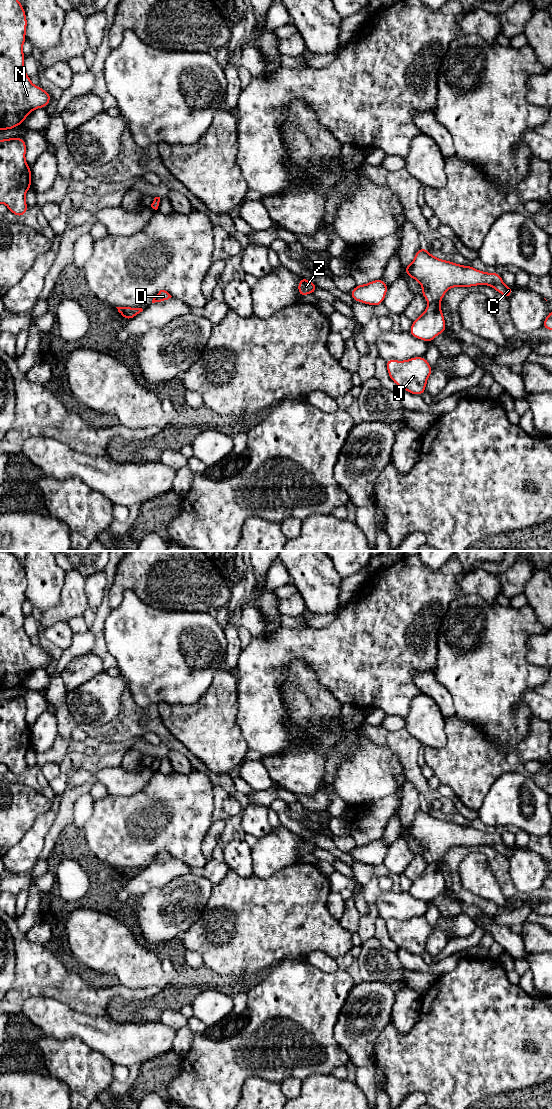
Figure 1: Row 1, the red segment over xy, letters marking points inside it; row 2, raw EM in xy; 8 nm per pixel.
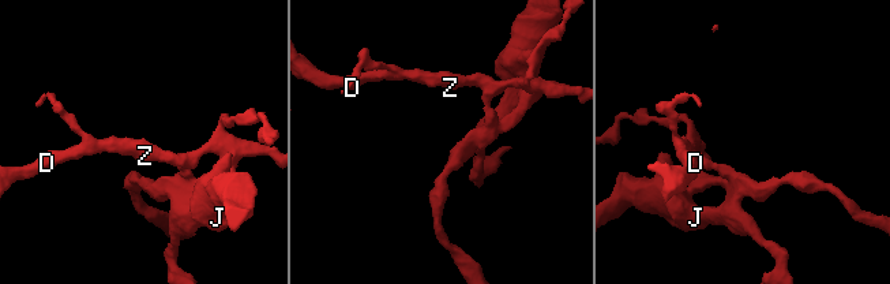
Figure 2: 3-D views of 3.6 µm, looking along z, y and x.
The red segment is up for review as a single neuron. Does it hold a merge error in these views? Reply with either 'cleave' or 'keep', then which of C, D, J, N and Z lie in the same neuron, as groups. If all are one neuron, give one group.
cleave; groups C D Z / J N

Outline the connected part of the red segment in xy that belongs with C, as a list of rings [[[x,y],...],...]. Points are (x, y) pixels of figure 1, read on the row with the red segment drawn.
[[[424,246],[416,252],[414,260],[404,269],[412,279],[422,286],[422,296],[428,303],[440,304],[451,287],[473,287],[489,285],[506,299],[512,294],[512,287],[504,284],[501,274],[488,273],[431,255]]]

